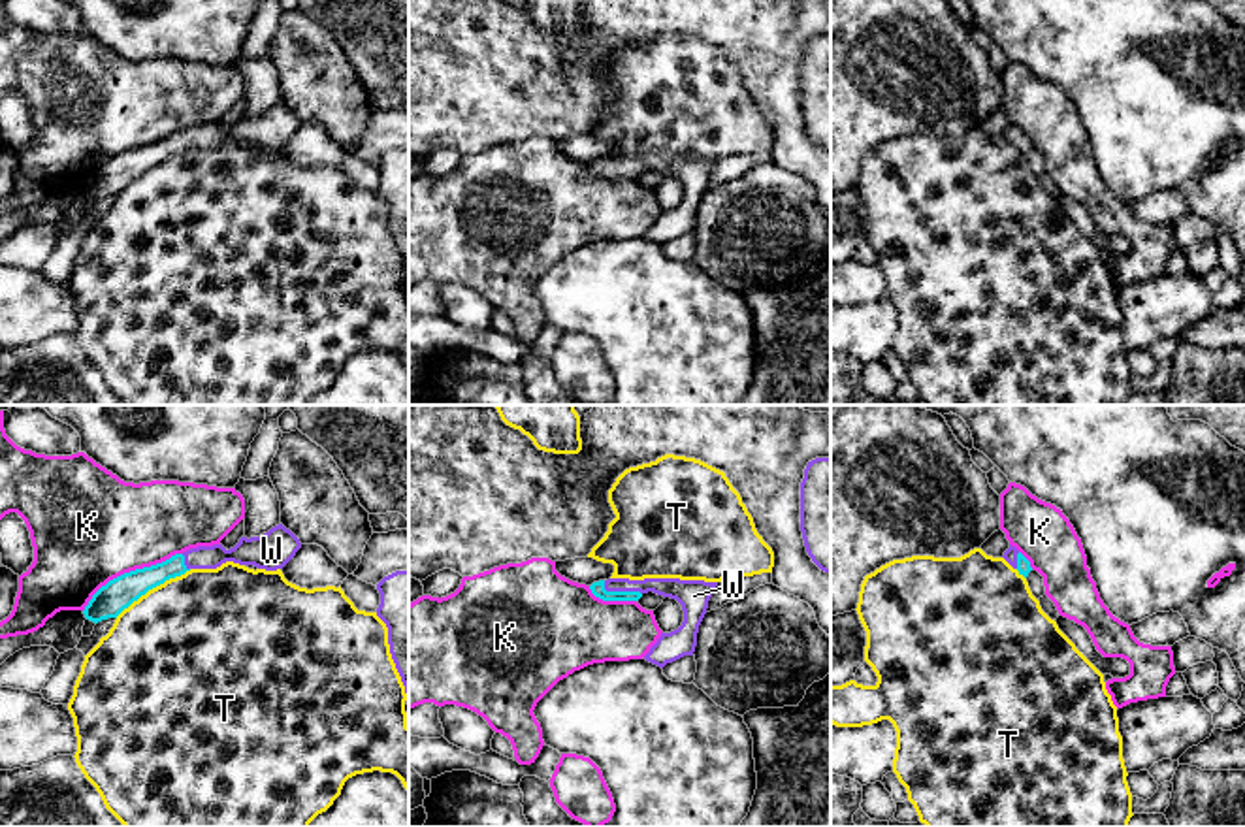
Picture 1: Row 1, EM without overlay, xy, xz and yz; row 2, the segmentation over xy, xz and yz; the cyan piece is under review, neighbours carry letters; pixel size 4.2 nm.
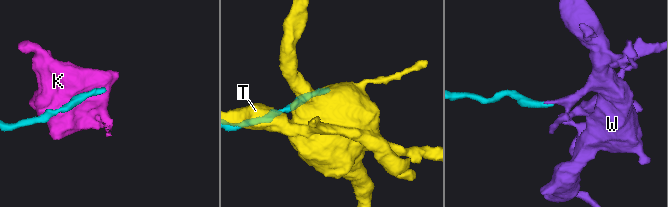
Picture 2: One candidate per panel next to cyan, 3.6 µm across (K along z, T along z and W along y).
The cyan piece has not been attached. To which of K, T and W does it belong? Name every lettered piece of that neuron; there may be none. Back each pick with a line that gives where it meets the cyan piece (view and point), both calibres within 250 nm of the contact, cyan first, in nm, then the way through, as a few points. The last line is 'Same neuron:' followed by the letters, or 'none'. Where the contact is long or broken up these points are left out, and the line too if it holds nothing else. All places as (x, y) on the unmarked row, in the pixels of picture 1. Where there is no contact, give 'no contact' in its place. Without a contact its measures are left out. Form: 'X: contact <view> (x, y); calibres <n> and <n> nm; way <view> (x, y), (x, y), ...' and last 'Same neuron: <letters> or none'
W: contact xz (620, 170); calibres 60 and 90 nm
Same neuron: W

